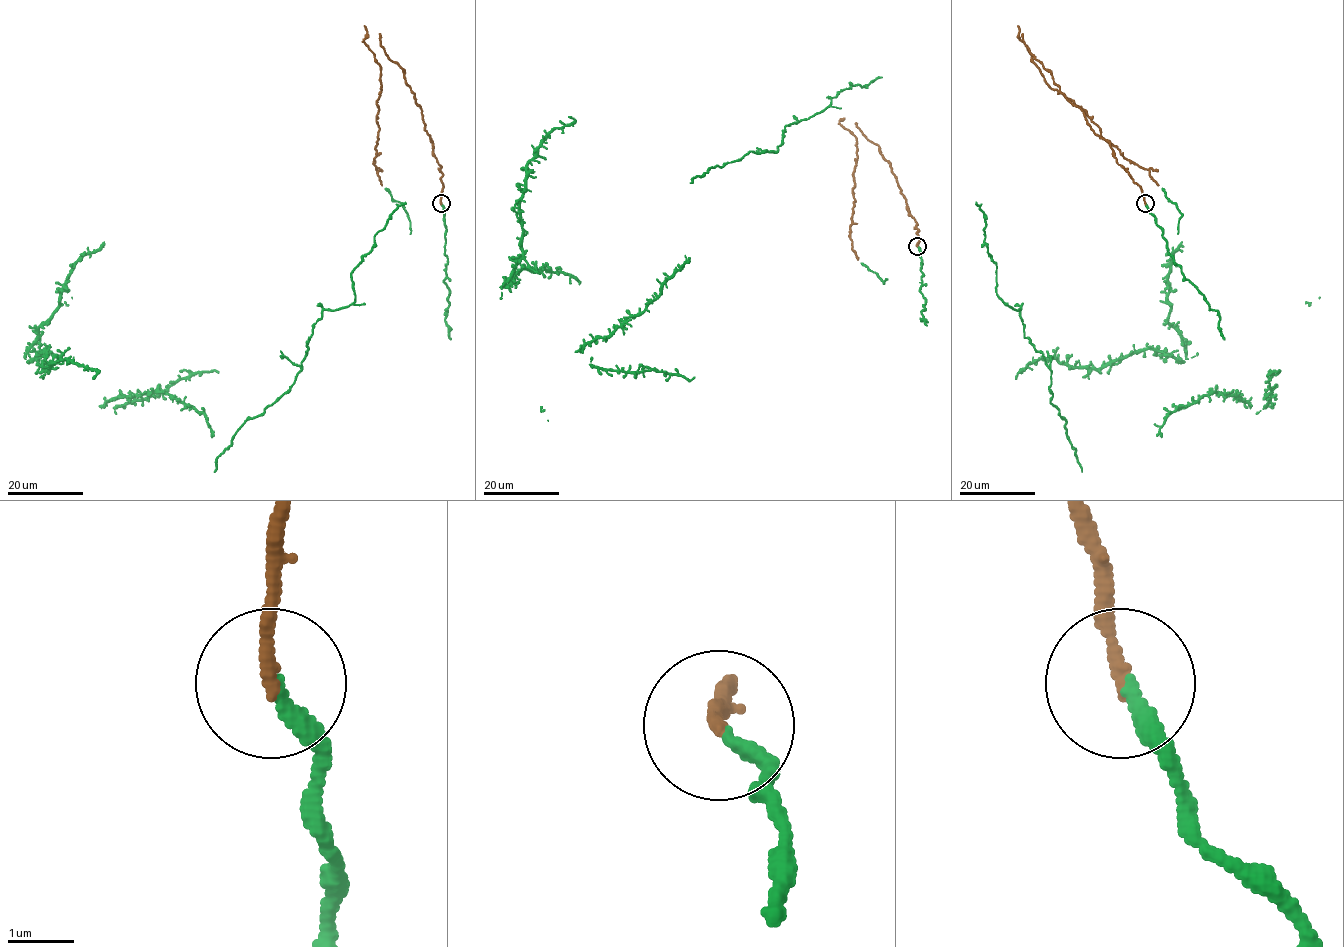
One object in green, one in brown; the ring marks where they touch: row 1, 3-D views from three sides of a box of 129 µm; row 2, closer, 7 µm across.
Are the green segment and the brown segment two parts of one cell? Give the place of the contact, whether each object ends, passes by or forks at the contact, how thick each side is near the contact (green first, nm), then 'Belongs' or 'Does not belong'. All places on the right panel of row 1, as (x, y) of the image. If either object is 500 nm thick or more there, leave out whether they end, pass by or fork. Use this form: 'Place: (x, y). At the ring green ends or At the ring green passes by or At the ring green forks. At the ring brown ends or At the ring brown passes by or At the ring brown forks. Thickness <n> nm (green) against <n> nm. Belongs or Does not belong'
Place: (1145, 203). At the ring green ends. At the ring brown ends. Thickness 240 nm (green) against 200 nm. Belongs

